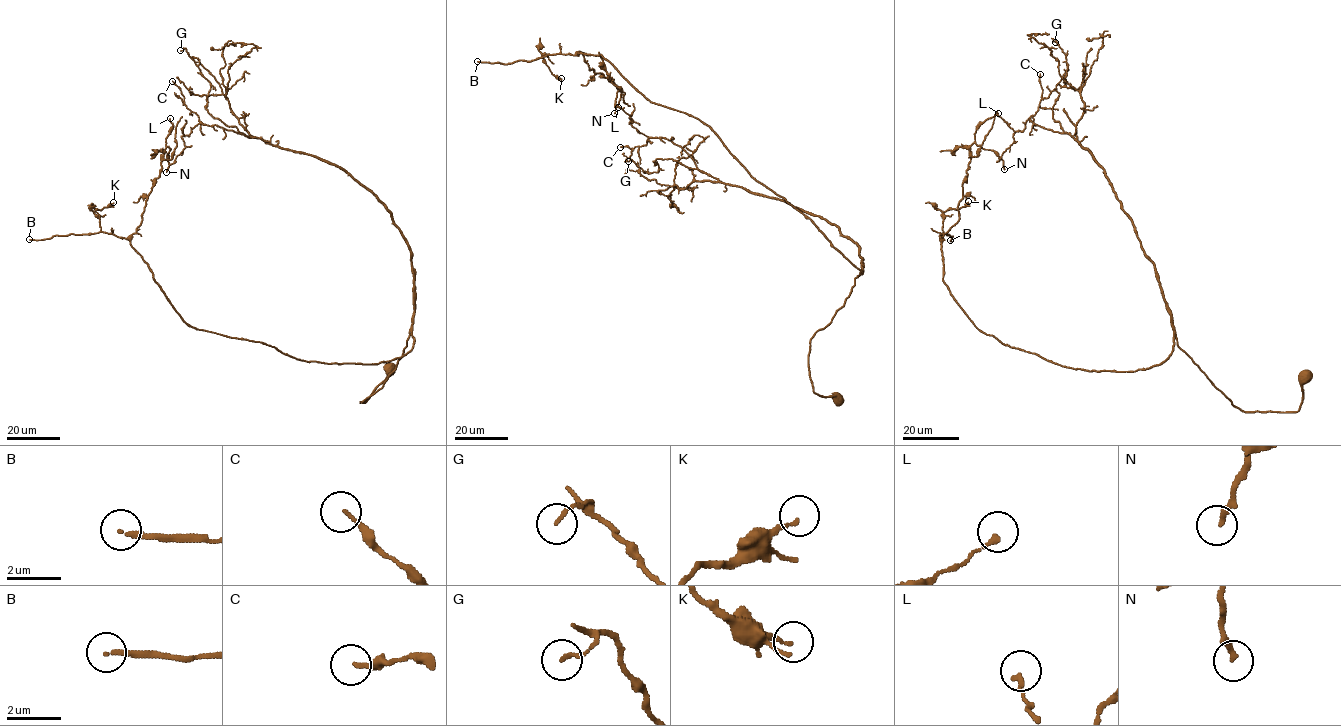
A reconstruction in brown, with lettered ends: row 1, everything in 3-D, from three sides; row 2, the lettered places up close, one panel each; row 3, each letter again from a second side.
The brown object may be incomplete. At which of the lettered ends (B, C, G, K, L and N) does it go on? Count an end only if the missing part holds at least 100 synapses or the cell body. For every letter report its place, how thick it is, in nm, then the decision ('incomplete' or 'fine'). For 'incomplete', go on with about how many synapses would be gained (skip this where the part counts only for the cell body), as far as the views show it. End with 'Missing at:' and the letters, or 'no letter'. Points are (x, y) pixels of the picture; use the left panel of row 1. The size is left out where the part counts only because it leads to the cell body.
B: (29, 239) | 160 nm | incomplete | 200 syn
C: (172, 81) | 140 nm | fine
G: (180, 50) | 120 nm | fine
K: (113, 202) | 140 nm | fine
L: (170, 118) | 180 nm | fine
N: (166, 172) | 200 nm | fine
Missing at: B

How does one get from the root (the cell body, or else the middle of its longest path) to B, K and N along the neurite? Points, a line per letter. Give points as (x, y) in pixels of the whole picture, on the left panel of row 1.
B: (389, 369), (360, 402), (412, 328), (393, 359), (305, 361), (190, 326), (128, 239), (29, 239)
K: (389, 369), (360, 402), (412, 328), (402, 356), (357, 364), (190, 326), (101, 230), (113, 202)
N: (389, 369), (360, 402), (412, 328), (402, 356), (357, 364), (190, 326), (130, 242), (168, 147), (166, 172)

